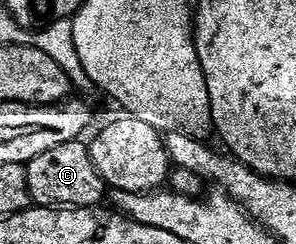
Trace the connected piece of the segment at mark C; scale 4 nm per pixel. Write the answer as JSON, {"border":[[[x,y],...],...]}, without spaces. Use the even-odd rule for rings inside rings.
{"border":[[[79,139],[57,143],[57,147],[41,151],[41,155],[33,155],[33,159],[25,162],[25,179],[31,200],[39,207],[98,205],[104,200],[105,186],[101,175],[97,175],[97,167],[93,167],[93,159],[89,159],[87,146]]]}

